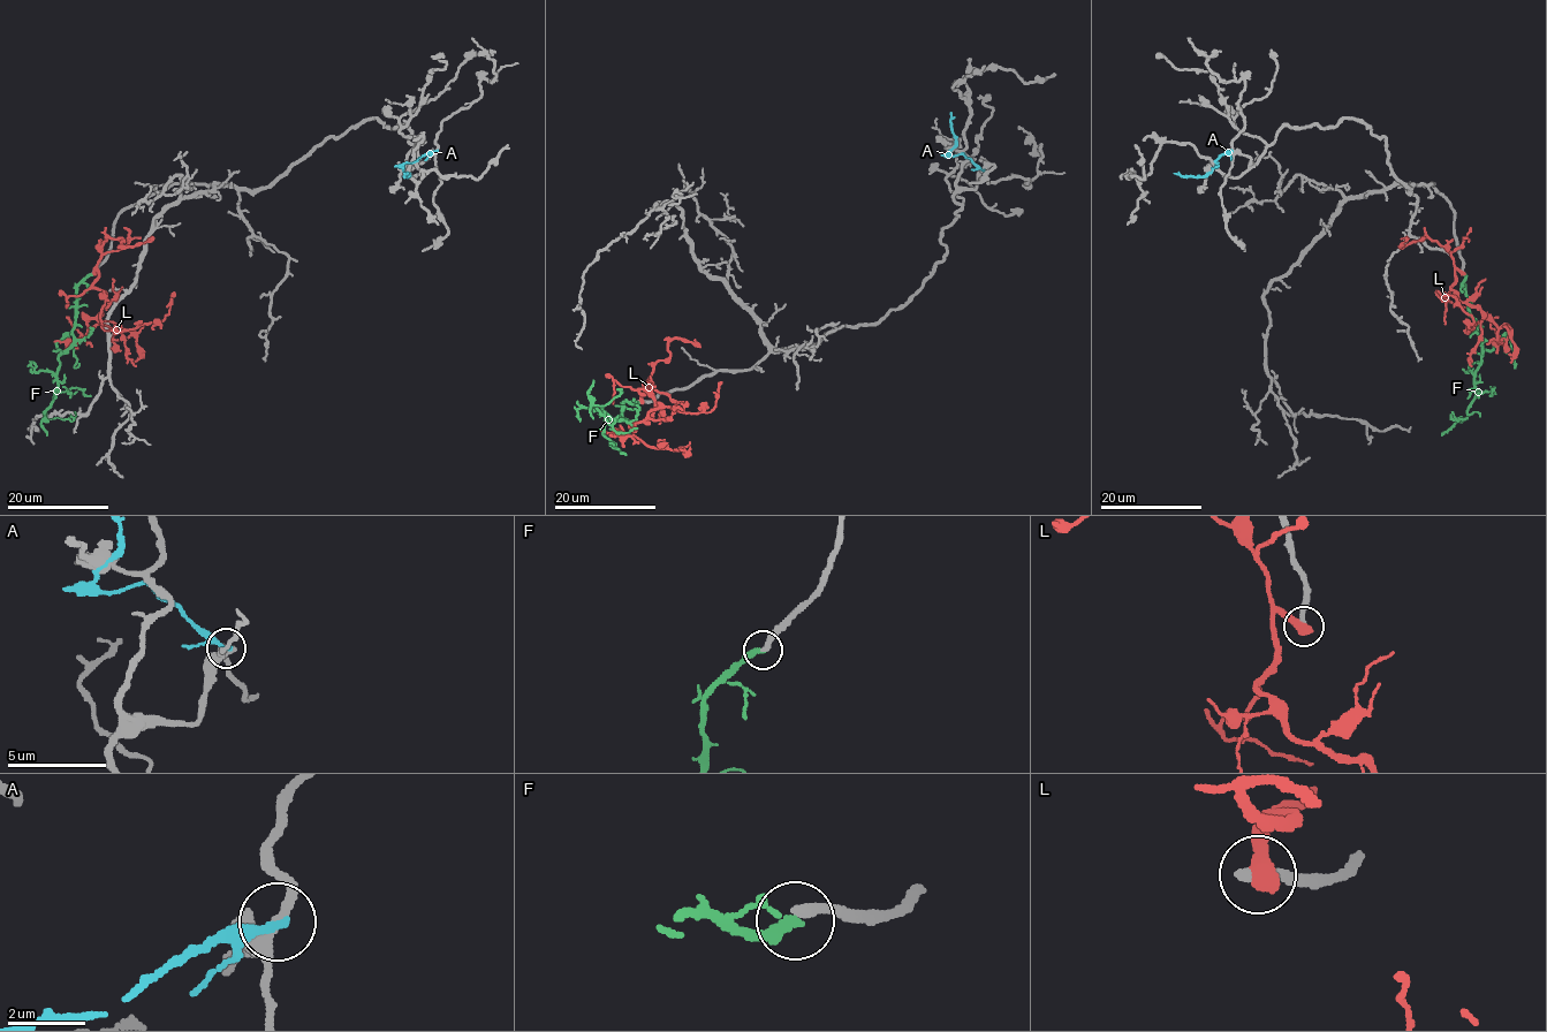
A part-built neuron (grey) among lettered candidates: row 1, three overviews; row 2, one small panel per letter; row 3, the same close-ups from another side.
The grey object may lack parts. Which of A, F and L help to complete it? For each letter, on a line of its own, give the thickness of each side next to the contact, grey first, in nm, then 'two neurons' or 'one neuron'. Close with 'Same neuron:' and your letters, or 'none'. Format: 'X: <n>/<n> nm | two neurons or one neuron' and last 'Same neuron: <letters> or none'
A: 280/240 nm | two neurons
F: 300/320 nm | two neurons
L: 380/550 nm | two neurons
Same neuron: none

